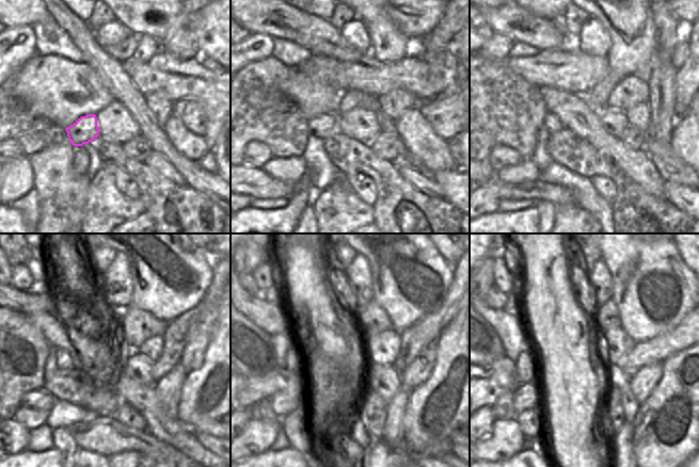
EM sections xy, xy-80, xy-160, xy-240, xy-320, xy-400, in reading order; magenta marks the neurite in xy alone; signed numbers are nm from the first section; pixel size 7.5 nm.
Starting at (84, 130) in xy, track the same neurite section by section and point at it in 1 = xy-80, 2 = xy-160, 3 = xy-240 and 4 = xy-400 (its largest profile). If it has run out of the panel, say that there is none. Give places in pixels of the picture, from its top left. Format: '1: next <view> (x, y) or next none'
1: next xy-80 (323, 126)
2: next xy-160 (551, 123)
3: next xy-240 (66, 360)
4: next xy-400 (526, 365)

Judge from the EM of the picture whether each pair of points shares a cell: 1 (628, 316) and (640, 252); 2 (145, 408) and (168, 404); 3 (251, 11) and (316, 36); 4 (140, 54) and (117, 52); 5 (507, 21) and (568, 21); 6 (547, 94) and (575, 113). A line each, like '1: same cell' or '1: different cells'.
1: same cell
2: different cells
3: same cell
4: different cells
5: different cells
6: same cell

